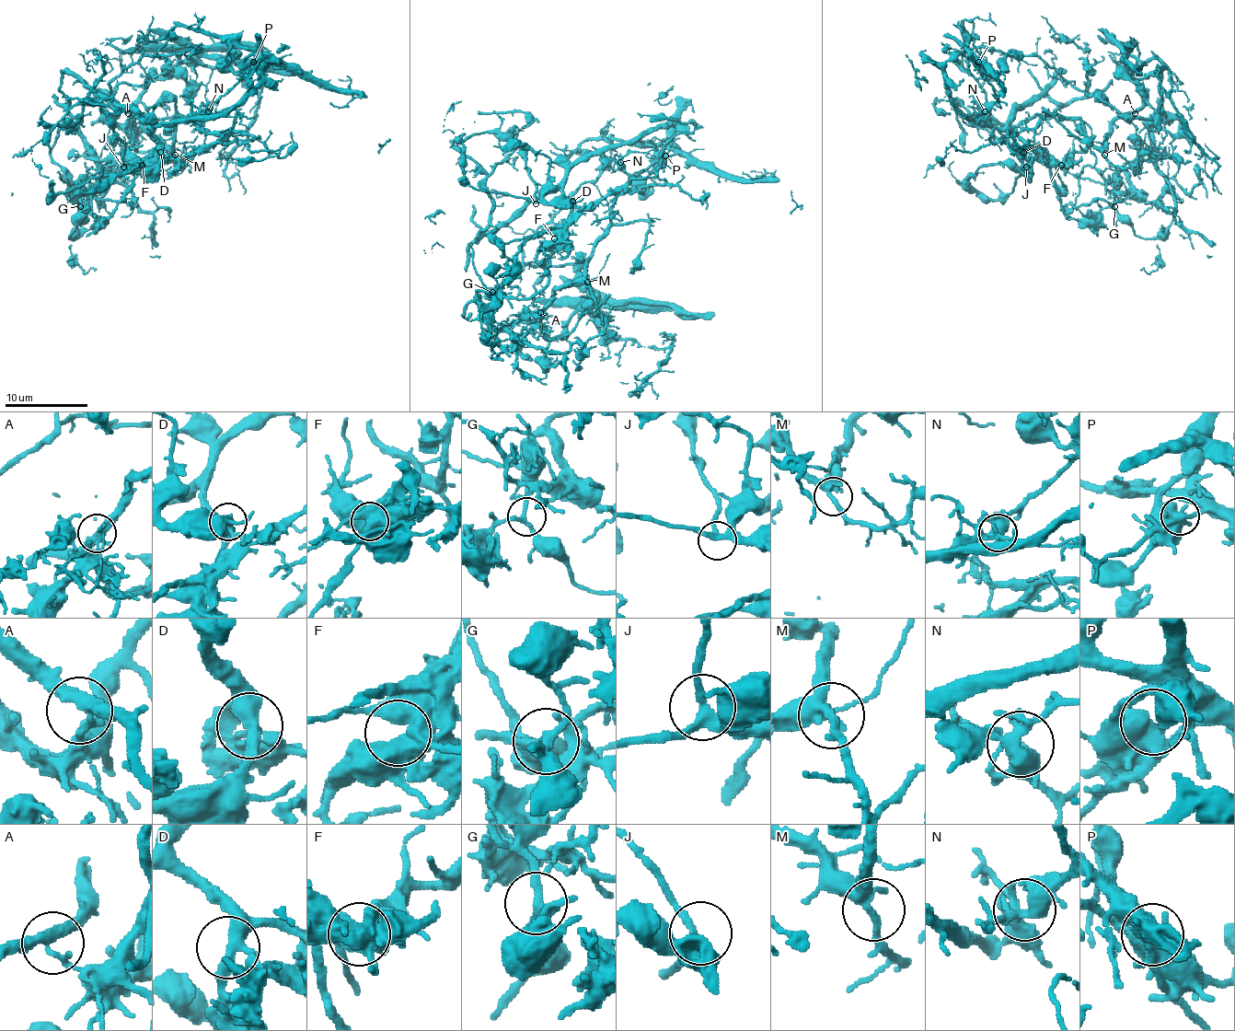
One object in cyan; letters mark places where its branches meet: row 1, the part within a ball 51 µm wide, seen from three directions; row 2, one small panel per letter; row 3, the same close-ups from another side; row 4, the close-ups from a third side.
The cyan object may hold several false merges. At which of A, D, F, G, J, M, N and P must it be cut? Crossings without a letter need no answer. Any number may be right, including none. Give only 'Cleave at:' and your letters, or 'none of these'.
Cleave at: none of these

